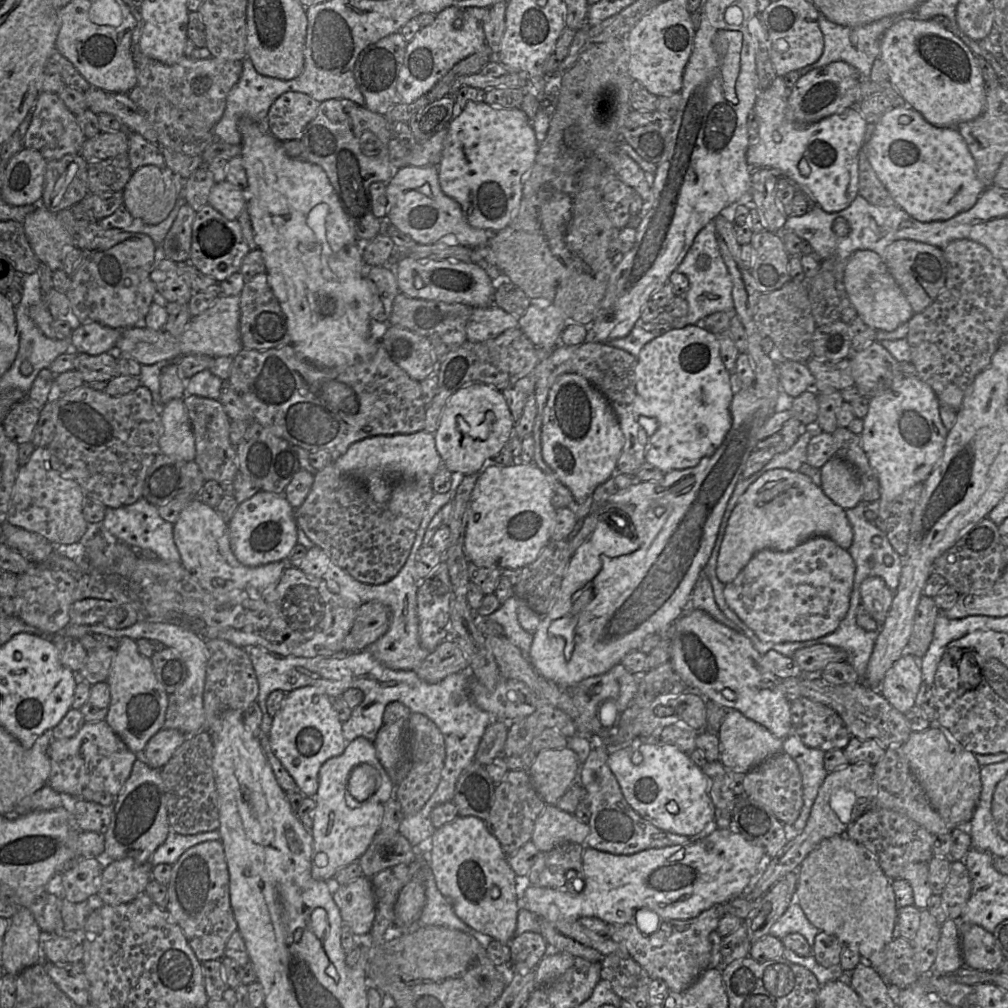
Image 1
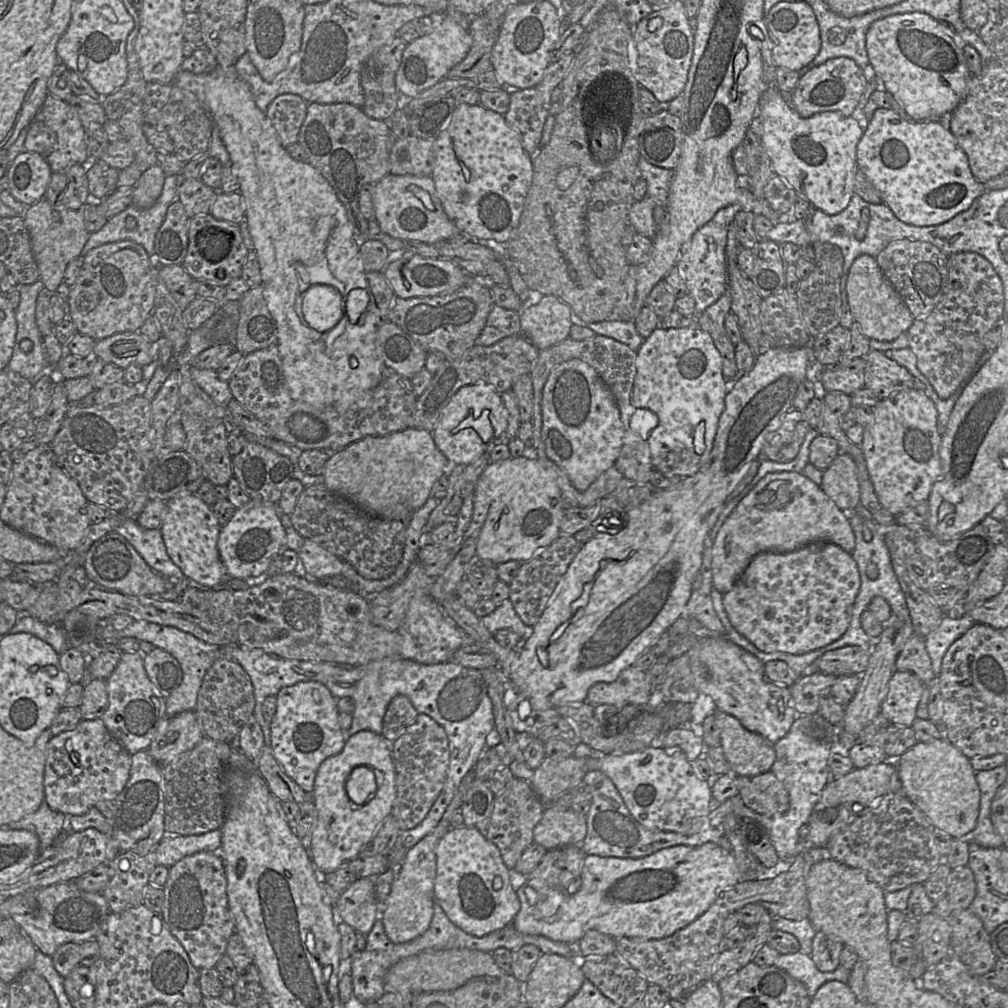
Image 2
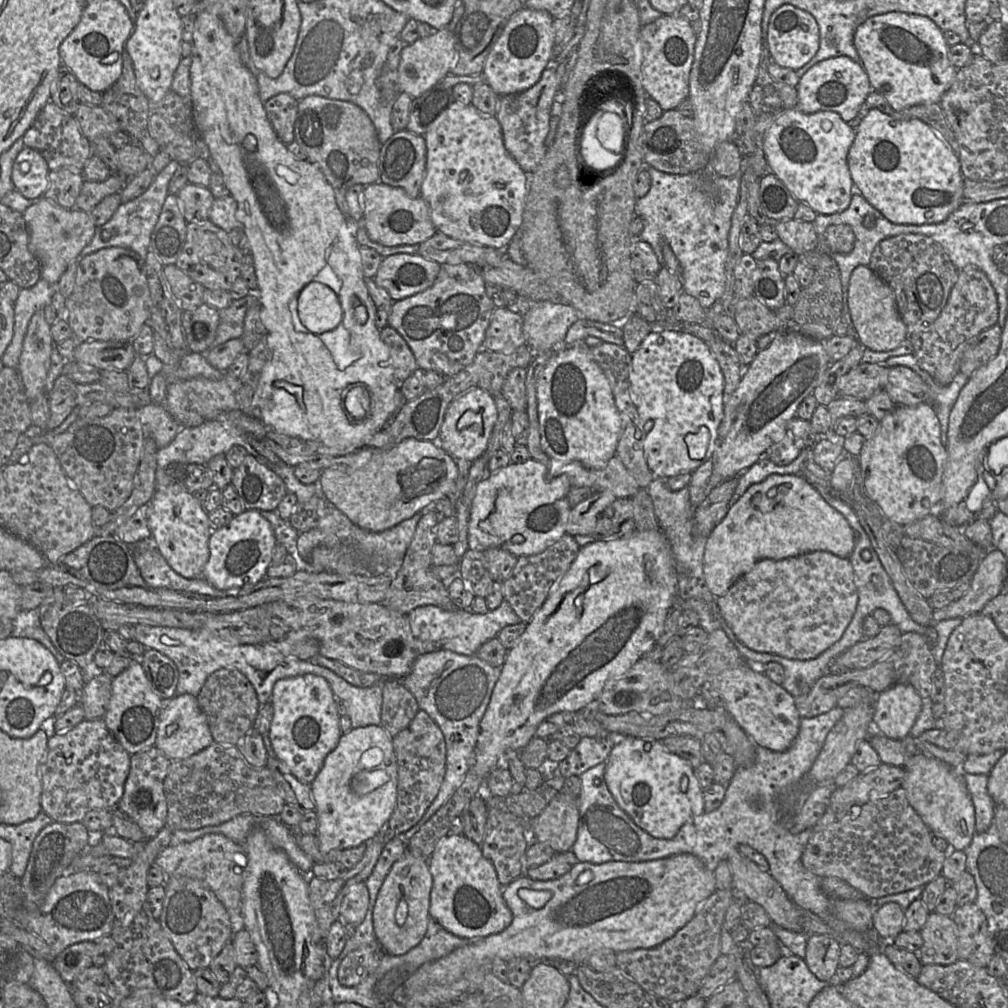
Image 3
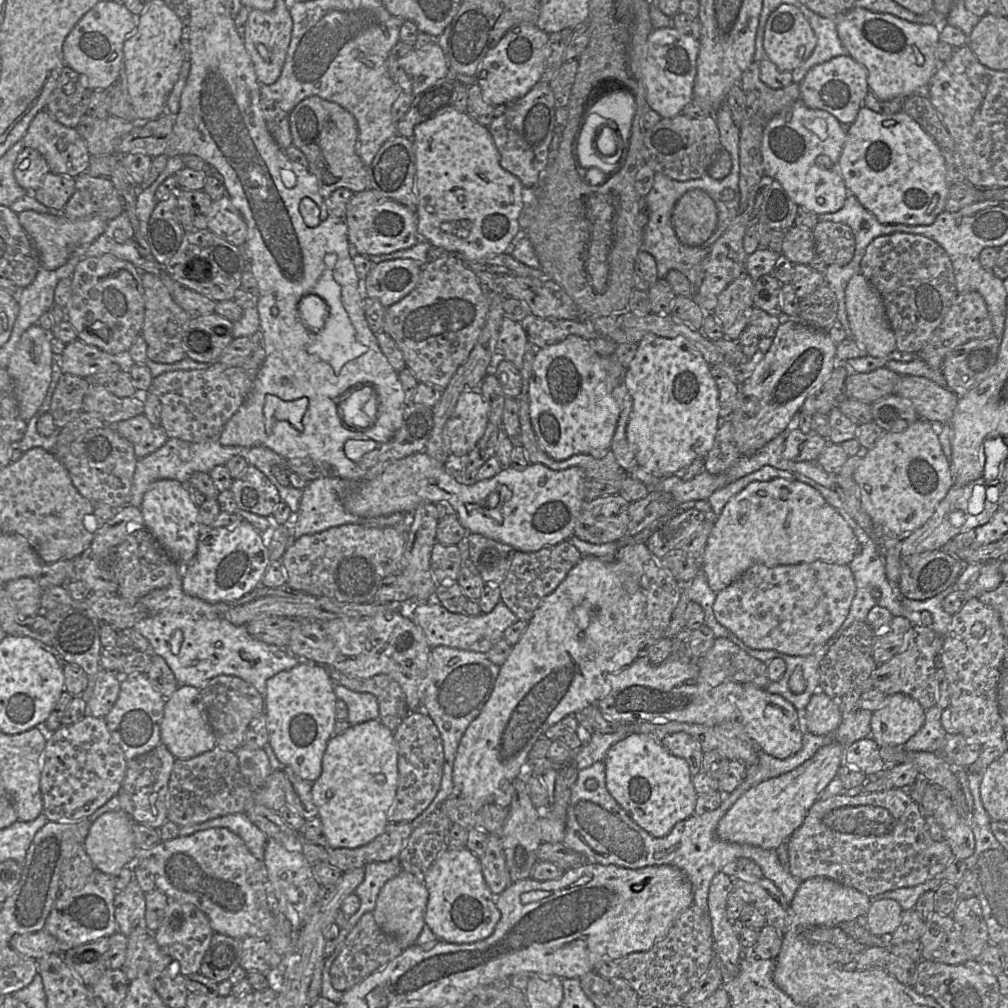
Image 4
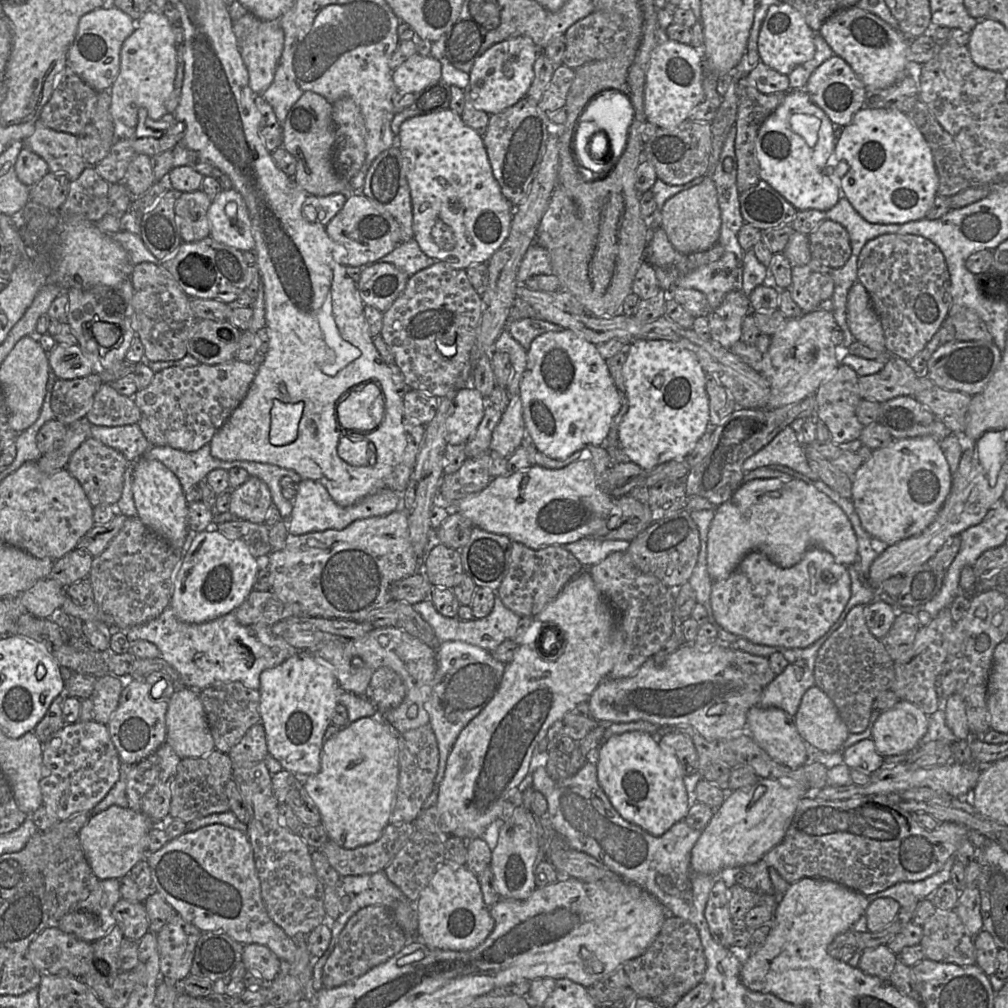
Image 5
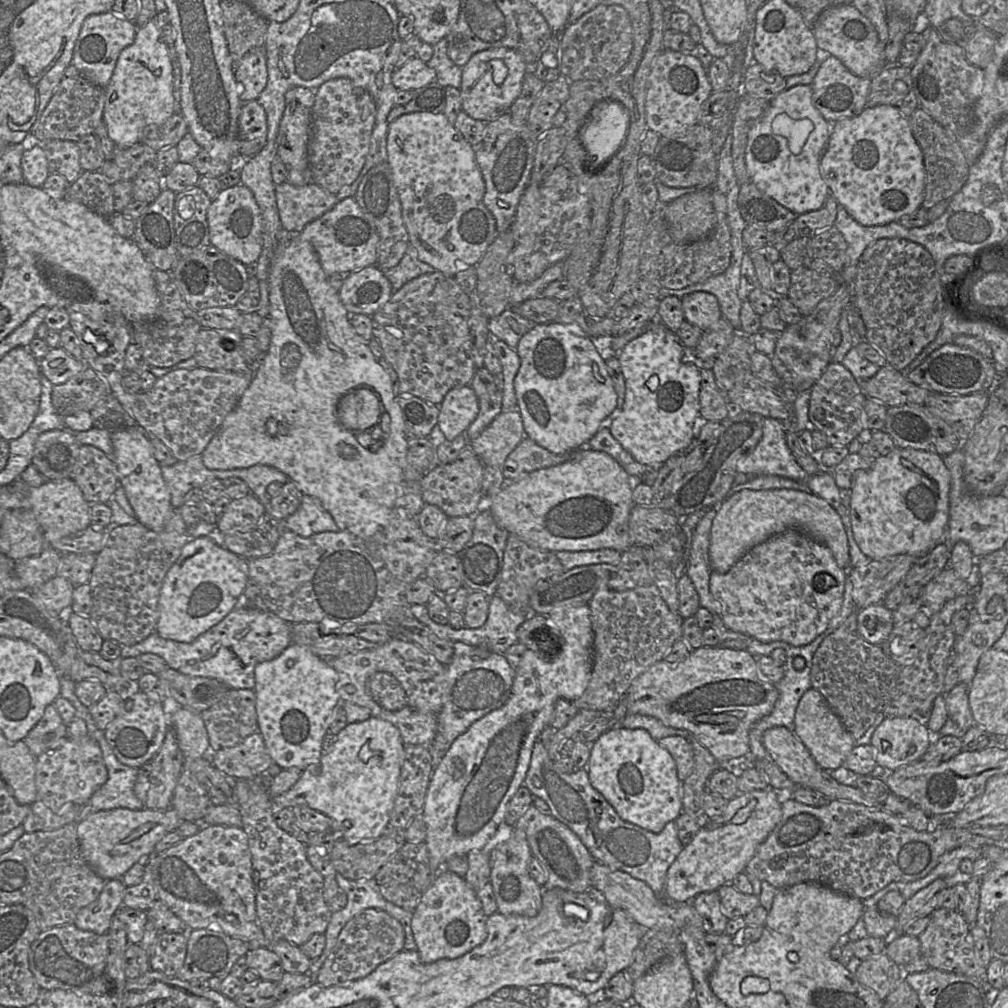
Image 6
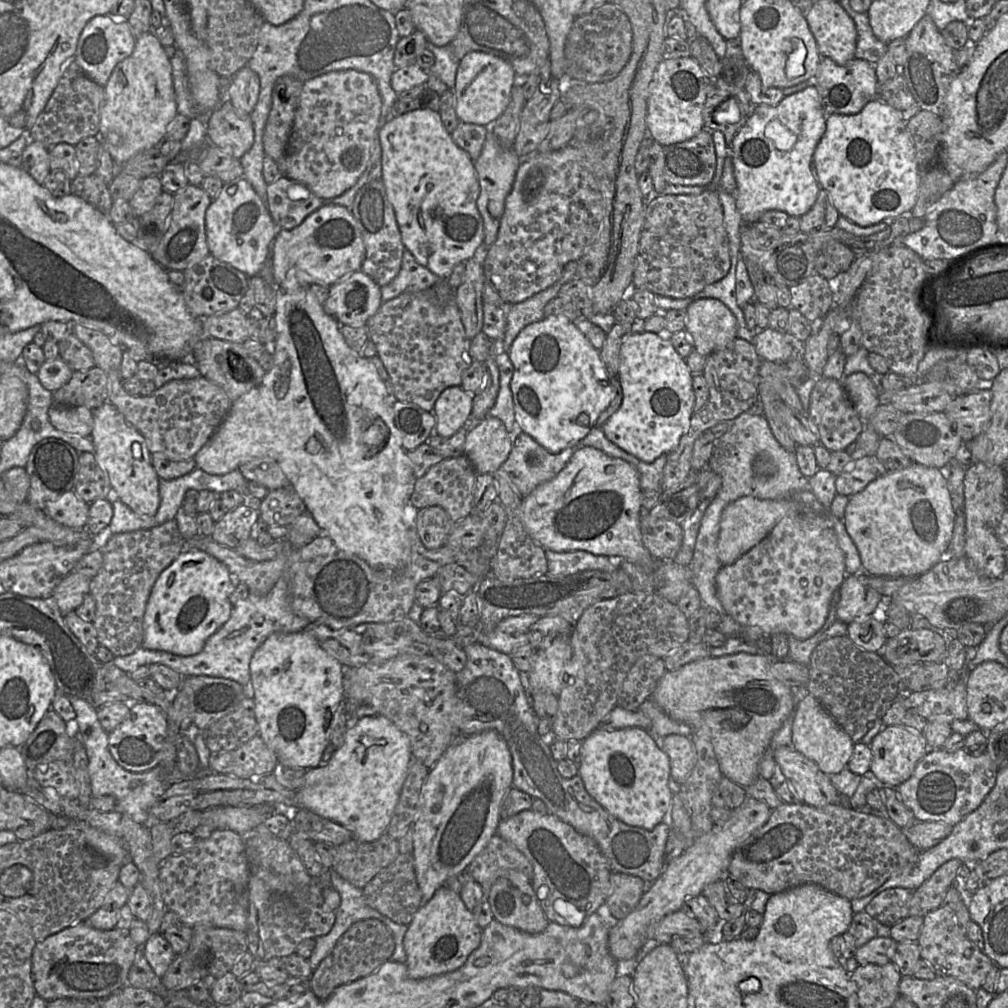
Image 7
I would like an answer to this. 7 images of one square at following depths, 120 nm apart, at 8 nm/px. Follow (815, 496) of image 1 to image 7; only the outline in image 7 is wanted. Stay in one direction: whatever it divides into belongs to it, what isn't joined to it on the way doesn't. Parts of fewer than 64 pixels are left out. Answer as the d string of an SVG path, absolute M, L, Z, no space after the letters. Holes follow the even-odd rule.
M744 496L725 507L720 520L720 532L717 544L717 556L722 565L729 565L744 553L757 545L772 528L787 514L811 511L793 498L763 500L753 496Z

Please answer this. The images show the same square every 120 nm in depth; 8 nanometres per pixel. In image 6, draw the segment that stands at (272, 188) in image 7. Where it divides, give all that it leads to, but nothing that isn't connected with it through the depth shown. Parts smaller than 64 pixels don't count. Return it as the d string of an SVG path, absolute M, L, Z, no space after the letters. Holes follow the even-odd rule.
M287 181L275 186L275 198L282 228L298 233L339 201L335 194L314 183L295 186Z

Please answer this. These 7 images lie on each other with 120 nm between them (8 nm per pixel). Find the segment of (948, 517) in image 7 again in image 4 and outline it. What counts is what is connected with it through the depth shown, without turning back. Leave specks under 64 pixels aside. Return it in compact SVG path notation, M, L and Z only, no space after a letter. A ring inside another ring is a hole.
M920 418L903 431L885 432L871 449L864 450L864 456L852 479L859 486L863 510L875 525L883 528L883 535L904 537L921 527L932 516L938 503L953 485L951 466L938 439L942 425L944 424Z

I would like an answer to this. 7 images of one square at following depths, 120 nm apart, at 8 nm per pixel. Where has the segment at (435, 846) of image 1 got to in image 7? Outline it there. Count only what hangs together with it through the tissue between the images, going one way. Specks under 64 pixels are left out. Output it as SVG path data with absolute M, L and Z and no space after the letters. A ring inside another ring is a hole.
M440 887L427 903L421 905L405 933L403 946L408 976L422 979L457 970L479 946L482 930L459 893Z

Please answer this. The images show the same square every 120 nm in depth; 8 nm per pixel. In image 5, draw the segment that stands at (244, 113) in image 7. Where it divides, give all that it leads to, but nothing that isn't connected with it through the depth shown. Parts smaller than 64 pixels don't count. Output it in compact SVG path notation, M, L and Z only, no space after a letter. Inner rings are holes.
M261 21L255 31L240 44L240 52L249 75L252 91L261 95L271 85L284 47L284 32L279 22Z

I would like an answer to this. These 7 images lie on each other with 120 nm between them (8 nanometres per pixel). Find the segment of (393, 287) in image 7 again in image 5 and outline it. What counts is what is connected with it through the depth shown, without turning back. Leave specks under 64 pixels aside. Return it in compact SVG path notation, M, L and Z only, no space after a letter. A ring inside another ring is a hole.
M414 238L399 245L378 262L391 263L396 268L411 277L418 271L435 263L435 259L428 257L419 247Z

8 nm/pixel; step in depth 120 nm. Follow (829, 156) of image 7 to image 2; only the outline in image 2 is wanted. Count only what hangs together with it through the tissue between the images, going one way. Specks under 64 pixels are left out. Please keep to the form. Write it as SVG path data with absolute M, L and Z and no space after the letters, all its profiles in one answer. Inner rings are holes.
M893 109L874 112L856 151L858 168L901 221L914 226L939 225L969 209L987 190L970 169L968 157L950 129L939 121L912 121Z

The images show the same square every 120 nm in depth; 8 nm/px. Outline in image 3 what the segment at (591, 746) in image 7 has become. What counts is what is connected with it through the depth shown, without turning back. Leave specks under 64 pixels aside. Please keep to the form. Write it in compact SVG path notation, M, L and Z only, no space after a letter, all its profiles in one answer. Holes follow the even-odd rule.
M620 737L606 761L604 778L608 790L619 807L634 823L655 838L668 839L677 834L681 826L704 811L703 789L691 763L669 752L661 741L636 737Z

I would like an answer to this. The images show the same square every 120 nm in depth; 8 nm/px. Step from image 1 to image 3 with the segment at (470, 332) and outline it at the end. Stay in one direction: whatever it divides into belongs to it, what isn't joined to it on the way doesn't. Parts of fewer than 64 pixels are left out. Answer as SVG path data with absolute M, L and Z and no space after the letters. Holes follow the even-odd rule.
M495 308L486 329L482 350L509 354L526 344L523 316L508 308Z

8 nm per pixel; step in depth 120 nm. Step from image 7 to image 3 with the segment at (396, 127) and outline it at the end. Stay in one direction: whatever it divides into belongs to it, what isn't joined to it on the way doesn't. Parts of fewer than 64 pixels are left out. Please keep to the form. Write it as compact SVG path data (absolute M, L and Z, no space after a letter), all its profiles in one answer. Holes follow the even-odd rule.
M454 101L424 139L426 172L420 197L430 208L437 232L473 245L505 250L522 223L529 175L506 150L497 118L481 114L471 104Z

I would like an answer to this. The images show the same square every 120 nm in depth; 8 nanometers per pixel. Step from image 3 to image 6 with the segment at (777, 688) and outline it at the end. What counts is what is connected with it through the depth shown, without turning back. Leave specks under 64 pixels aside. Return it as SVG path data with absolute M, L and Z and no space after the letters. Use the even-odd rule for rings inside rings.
M784 726L769 728L763 733L763 744L772 760L797 786L808 787L809 777L819 765L794 732Z

